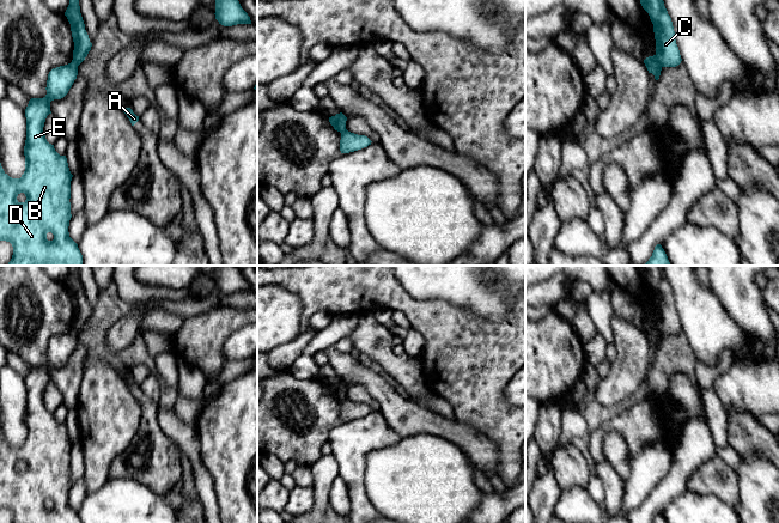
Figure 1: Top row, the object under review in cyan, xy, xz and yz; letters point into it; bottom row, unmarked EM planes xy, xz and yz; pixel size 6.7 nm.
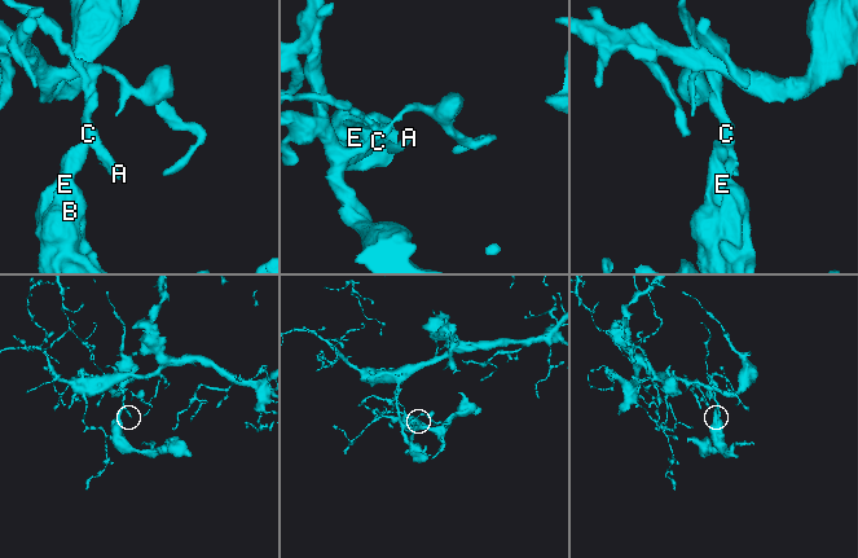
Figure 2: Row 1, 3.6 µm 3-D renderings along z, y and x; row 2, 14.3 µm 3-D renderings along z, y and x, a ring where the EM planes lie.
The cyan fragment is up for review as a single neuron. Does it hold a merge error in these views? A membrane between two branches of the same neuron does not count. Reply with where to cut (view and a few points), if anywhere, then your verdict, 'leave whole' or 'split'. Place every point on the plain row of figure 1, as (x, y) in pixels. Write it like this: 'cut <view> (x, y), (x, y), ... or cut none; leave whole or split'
cut yz (655, 323), (662, 334); split

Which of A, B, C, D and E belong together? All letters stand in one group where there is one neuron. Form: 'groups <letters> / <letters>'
groups A C / B D E

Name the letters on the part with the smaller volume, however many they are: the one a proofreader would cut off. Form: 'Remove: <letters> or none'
Remove: B, D, E

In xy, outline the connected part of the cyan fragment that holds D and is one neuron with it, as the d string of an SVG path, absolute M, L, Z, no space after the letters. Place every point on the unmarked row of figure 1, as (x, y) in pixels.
M78 333L53 336L48 342L47 363L31 366L25 377L26 408L24 414L25 439L20 446L10 445L0 431L0 509L10 510L13 523L81 523L69 505L71 449L66 424L60 424L45 407L43 395L50 379L50 370L63 366L78 343Z

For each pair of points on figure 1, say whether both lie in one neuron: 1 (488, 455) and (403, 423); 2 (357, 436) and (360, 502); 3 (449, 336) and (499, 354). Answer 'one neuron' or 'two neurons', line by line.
1: one neuron
2: one neuron
3: one neuron

